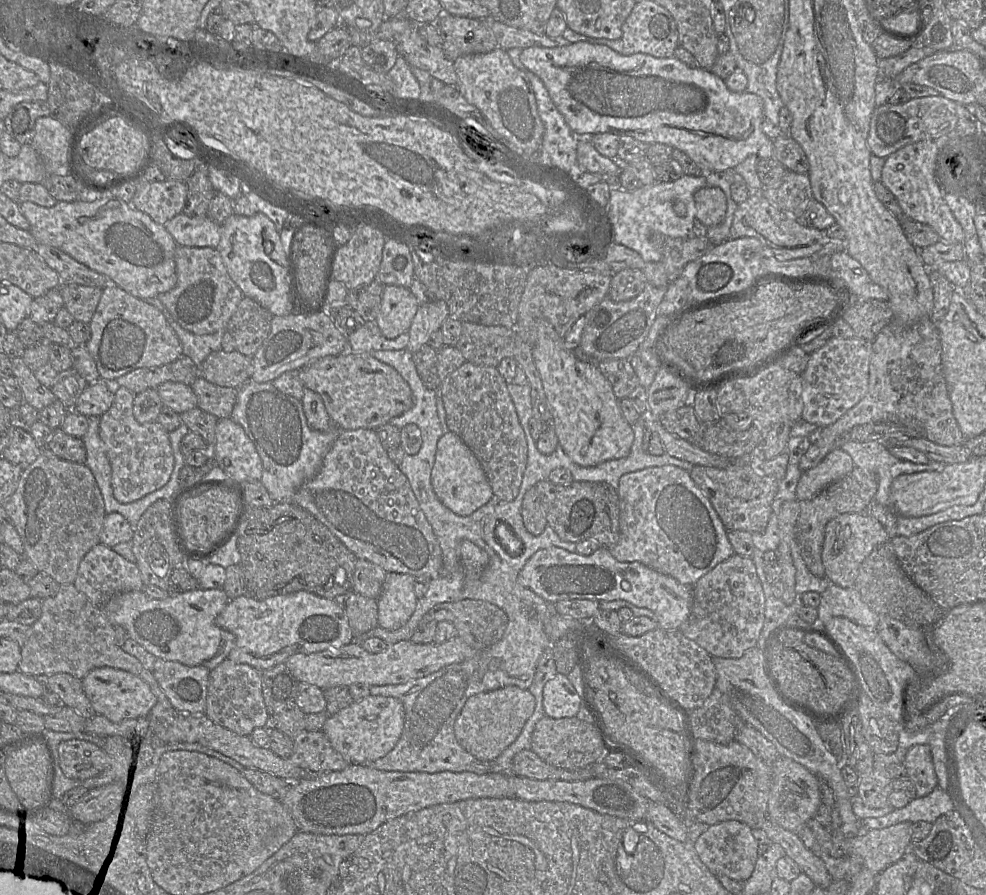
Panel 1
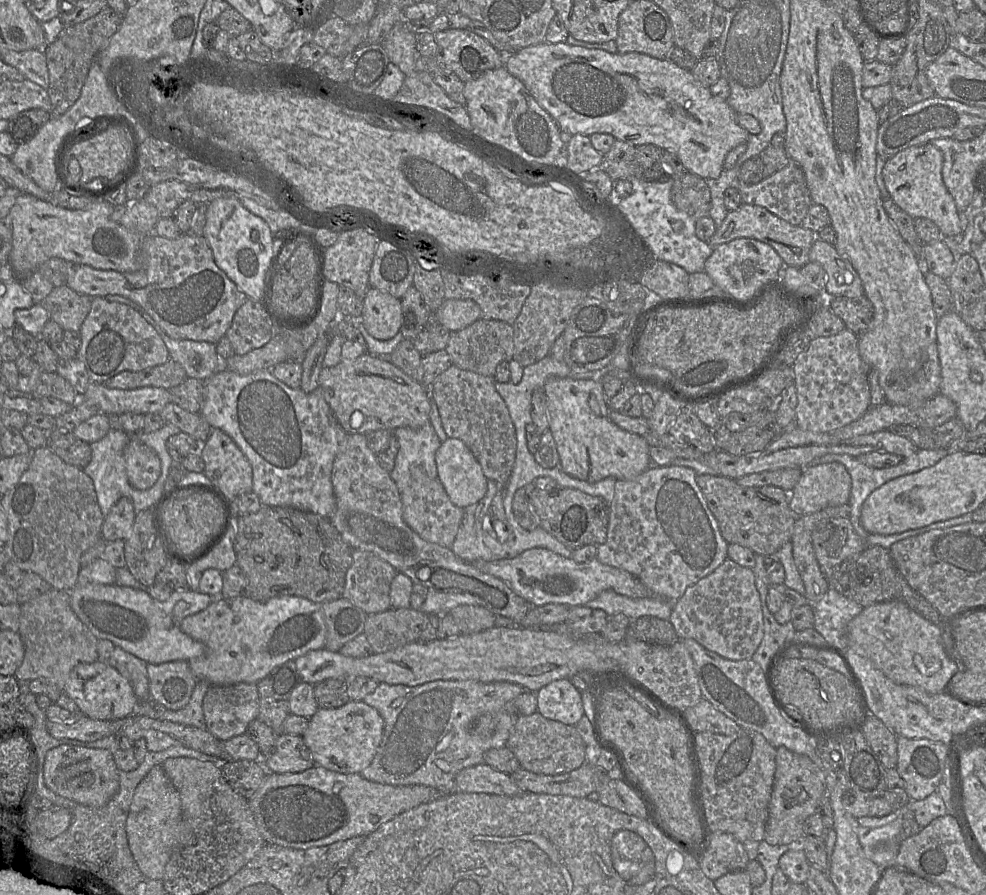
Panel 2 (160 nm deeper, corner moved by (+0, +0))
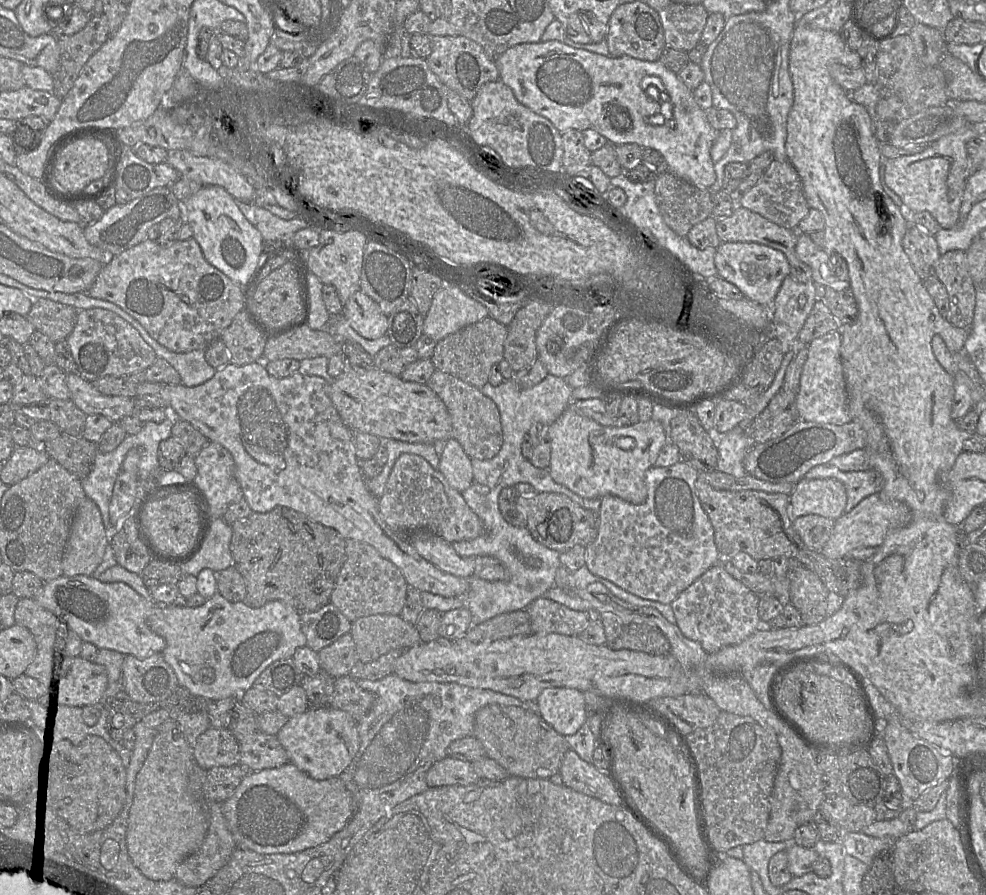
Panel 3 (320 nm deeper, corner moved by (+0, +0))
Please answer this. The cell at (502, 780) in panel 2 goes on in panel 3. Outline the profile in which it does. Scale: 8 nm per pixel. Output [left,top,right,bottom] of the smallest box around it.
[426,756,479,788]

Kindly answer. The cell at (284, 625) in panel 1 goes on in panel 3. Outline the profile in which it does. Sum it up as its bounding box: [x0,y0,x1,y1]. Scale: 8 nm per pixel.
[147,591,306,701]

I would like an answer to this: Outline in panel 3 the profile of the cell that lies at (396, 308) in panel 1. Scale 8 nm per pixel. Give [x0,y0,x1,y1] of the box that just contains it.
[342,290,388,340]

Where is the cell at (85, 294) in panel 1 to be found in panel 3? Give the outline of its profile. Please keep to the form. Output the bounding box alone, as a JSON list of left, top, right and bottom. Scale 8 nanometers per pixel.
[26,298,79,342]

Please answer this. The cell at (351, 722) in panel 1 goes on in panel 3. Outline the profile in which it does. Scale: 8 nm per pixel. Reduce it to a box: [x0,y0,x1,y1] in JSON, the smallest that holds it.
[276,707,360,780]

